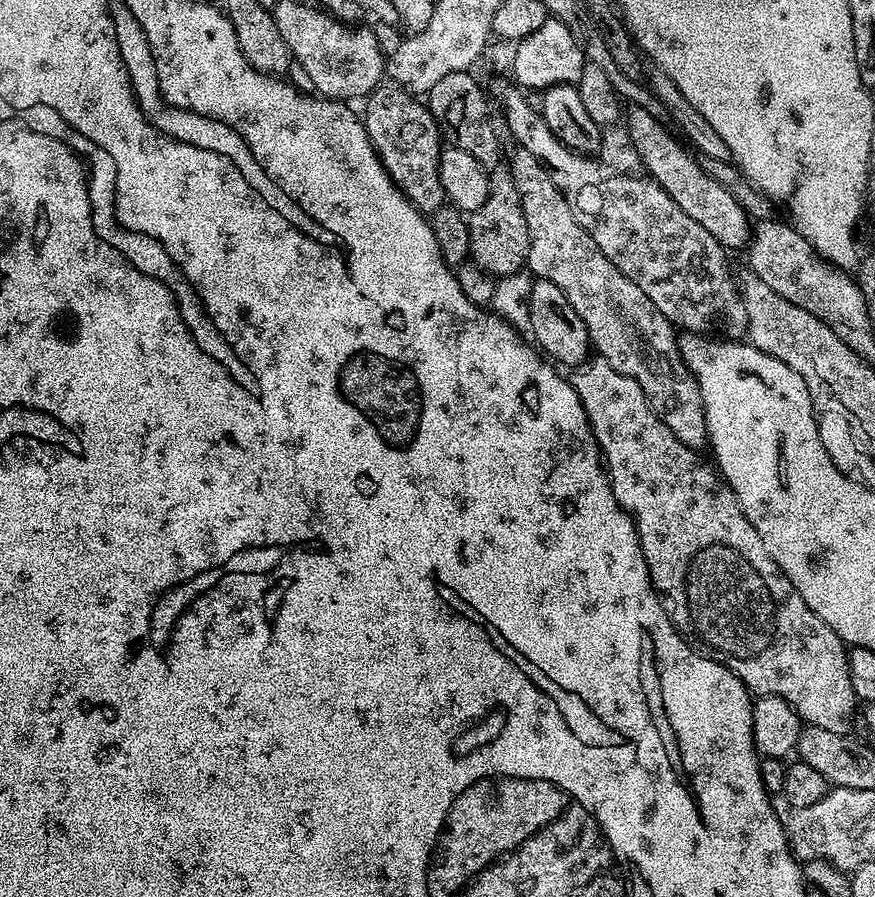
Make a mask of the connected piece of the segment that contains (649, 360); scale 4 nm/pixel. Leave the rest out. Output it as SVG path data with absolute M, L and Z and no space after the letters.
M519 146L513 149L512 157L509 160L507 157L506 166L511 170L514 184L520 191L522 214L526 214L526 226L530 230L527 271L533 277L554 282L554 286L561 288L566 298L570 298L570 306L574 306L574 310L578 310L578 318L586 322L593 349L606 363L614 366L614 370L634 378L634 382L642 386L642 394L646 394L658 418L662 418L662 422L670 426L674 438L678 438L678 442L682 442L688 448L703 449L706 444L704 403L700 397L696 375L690 371L687 362L684 361L684 355L680 353L678 332L672 321L660 313L658 306L654 306L654 302L650 302L646 294L642 294L642 286L626 278L626 274L622 274L622 270L618 270L618 266L614 266L614 262L610 262L610 258L606 258L606 254L598 250L594 238L590 238L590 234L586 234L578 218L574 218L558 186L550 182L550 174L546 174L542 162L538 162L538 158L530 154L530 150Z

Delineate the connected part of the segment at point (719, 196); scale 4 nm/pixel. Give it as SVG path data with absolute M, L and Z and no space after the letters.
M632 106L629 110L627 107L624 124L647 175L656 180L690 218L714 235L726 250L743 249L750 239L750 218L736 198L710 178L698 165L695 155L672 137L644 107Z

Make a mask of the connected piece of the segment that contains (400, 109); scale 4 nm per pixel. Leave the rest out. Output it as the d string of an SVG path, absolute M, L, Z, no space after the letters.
M381 86L367 97L368 105L362 111L364 128L368 131L370 142L384 163L384 168L393 182L403 190L404 197L418 211L435 214L446 204L444 187L440 181L440 127L436 125L436 119L430 114L423 99L409 98L399 91L388 96L386 88Z

